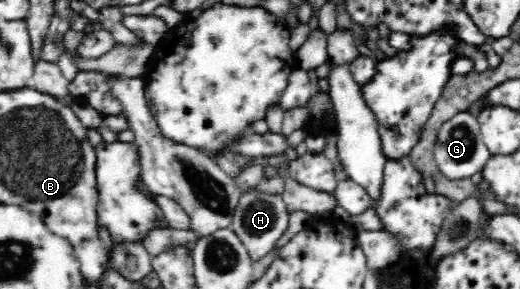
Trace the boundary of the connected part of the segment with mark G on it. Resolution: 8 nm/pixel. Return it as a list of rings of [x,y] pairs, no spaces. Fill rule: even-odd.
[[[468,110],[457,112],[455,116],[451,116],[449,120],[445,120],[437,128],[433,158],[441,174],[445,175],[448,179],[455,181],[467,179],[475,173],[481,172],[490,156],[491,153],[482,139],[477,117]]]

